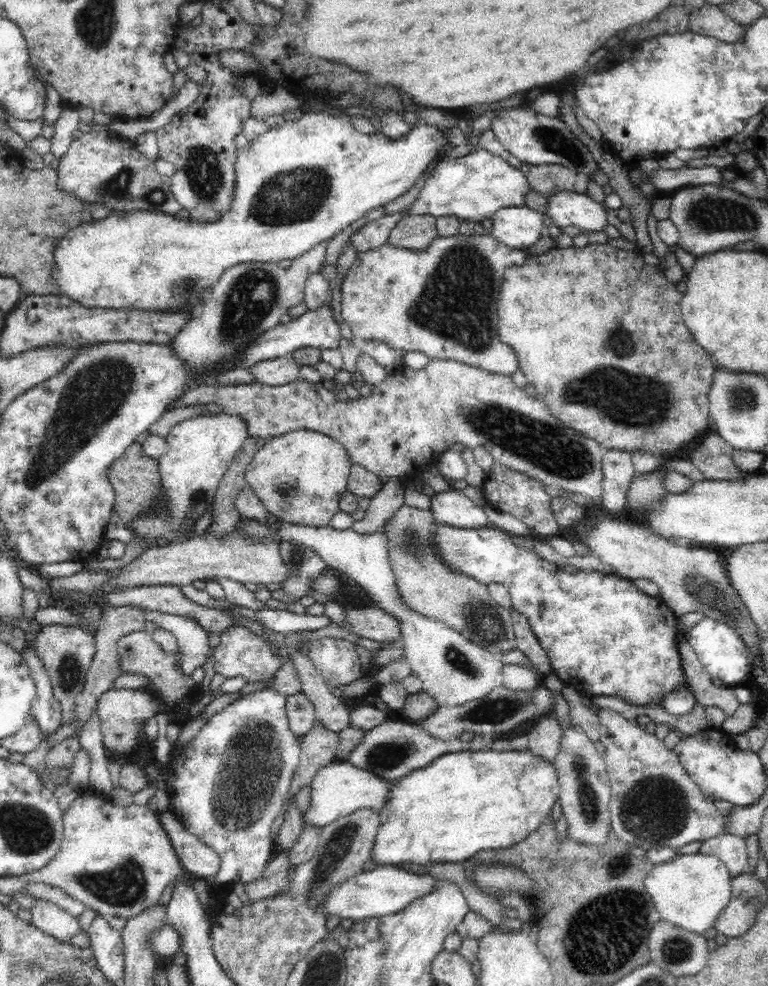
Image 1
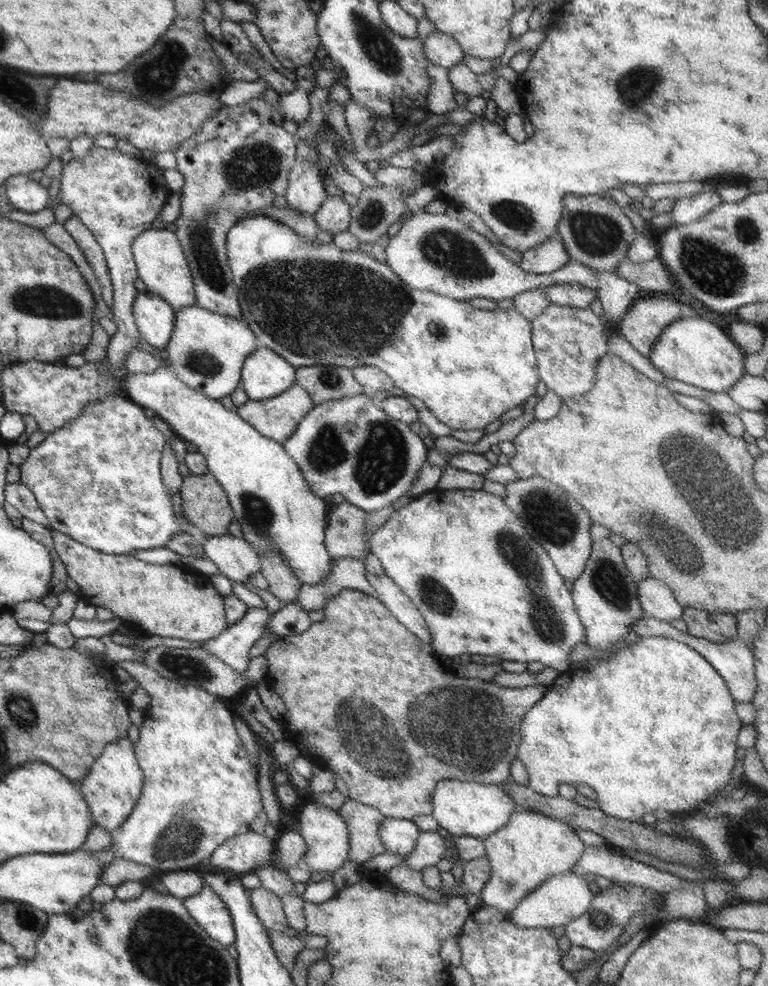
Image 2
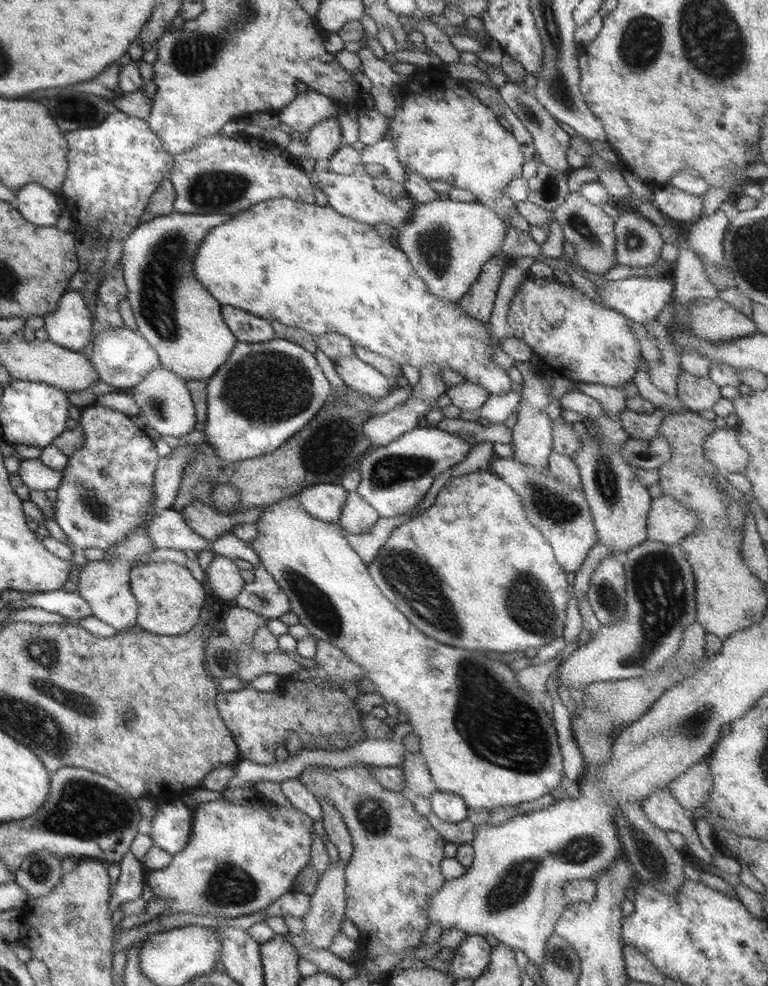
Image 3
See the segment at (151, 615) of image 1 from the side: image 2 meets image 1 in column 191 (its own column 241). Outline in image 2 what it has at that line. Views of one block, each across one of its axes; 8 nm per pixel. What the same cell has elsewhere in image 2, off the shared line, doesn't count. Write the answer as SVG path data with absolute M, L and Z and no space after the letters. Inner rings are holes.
M247 608L241 620L229 625L214 639L205 640L201 647L219 657L235 672L243 672L250 660L249 648L255 640L262 640L269 618L265 608Z

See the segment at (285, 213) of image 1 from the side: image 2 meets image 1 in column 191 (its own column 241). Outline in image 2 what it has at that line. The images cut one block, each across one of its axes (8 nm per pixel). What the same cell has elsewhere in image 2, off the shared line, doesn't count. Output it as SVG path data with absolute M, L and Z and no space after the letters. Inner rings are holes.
M257 214L254 218L245 217L237 221L228 230L225 250L233 284L237 286L240 319L247 323L261 345L284 358L285 362L294 368L319 365L332 365L333 367L348 369L354 366L377 367L393 381L394 386L401 392L421 400L433 414L433 417L439 423L449 427L450 430L483 430L493 420L499 419L505 411L523 404L529 396L535 394L535 386L537 386L540 378L531 346L531 325L515 308L507 310L496 308L493 311L477 309L471 306L468 301L457 301L429 291L411 288L405 285L386 263L375 261L371 255L359 248L353 251L343 251L339 247L335 247L333 242L321 244L315 241L307 241L307 239L295 234L289 227L267 221L260 214Z

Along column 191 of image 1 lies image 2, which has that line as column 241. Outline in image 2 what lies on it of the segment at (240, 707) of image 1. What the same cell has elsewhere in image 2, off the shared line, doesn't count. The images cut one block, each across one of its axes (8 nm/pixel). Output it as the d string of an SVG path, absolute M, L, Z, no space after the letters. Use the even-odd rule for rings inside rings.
M104 653L93 655L91 657L97 665L101 666L120 666L123 670L126 670L130 675L130 678L139 682L139 687L143 688L149 695L151 702L142 712L141 726L138 730L137 742L134 743L134 755L143 774L143 784L141 787L141 794L131 811L131 814L125 819L124 823L121 823L116 829L110 831L111 842L106 846L107 850L111 850L115 857L124 858L131 862L137 862L145 866L153 866L153 868L161 869L163 872L168 871L183 871L188 870L193 864L201 862L201 860L207 860L213 850L219 846L219 844L225 842L225 840L249 831L249 824L256 817L260 810L263 810L261 802L261 796L258 789L257 780L257 766L251 762L251 758L247 754L245 747L241 740L239 740L235 727L232 723L232 717L229 710L225 707L221 700L215 699L212 695L207 694L201 688L197 686L191 686L191 684L181 684L174 680L167 678L161 678L159 673L153 671L153 669L145 666L145 663L137 663L137 661L121 660L121 662L113 662L109 660Z

